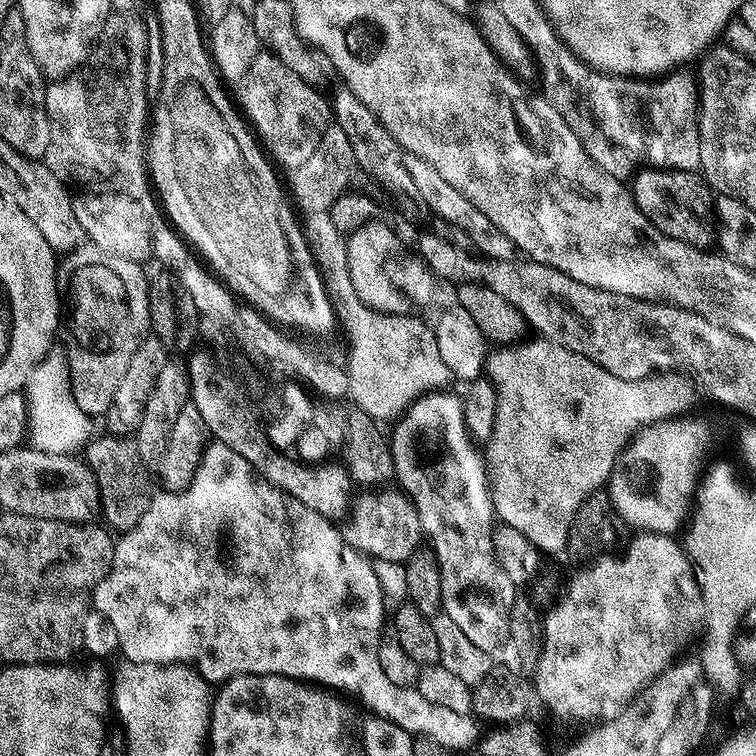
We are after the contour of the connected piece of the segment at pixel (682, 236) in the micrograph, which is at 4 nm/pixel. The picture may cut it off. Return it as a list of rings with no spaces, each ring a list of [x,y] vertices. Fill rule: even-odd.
[[[642,170],[631,181],[630,191],[638,210],[642,210],[644,217],[662,235],[705,250],[711,249],[717,243],[718,225],[714,219],[714,196],[699,175],[691,172]]]

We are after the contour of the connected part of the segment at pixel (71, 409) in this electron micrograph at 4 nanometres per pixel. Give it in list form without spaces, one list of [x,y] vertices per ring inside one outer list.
[[[53,350],[44,357],[35,370],[30,374],[26,385],[28,402],[28,431],[27,439],[36,451],[47,454],[52,458],[64,458],[69,454],[85,447],[93,439],[93,417],[88,416],[74,402],[74,394],[68,377],[68,358],[63,351]]]

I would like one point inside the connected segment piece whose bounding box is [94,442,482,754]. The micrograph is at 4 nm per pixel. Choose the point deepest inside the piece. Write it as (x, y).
(222, 573)

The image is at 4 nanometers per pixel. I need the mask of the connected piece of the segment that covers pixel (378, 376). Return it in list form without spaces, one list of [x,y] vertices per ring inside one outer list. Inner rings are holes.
[[[328,212],[322,214],[310,214],[304,216],[303,243],[309,245],[313,258],[322,269],[323,280],[327,287],[328,295],[334,305],[335,315],[339,323],[344,323],[348,331],[348,362],[346,369],[349,376],[348,396],[355,407],[366,410],[378,422],[395,421],[404,415],[413,404],[421,397],[444,390],[450,381],[448,368],[443,364],[442,357],[438,352],[436,338],[431,327],[424,325],[419,320],[419,315],[409,314],[406,316],[390,316],[383,312],[376,312],[368,308],[358,298],[358,294],[352,288],[350,274],[348,273],[348,246],[345,237],[334,226]]]

